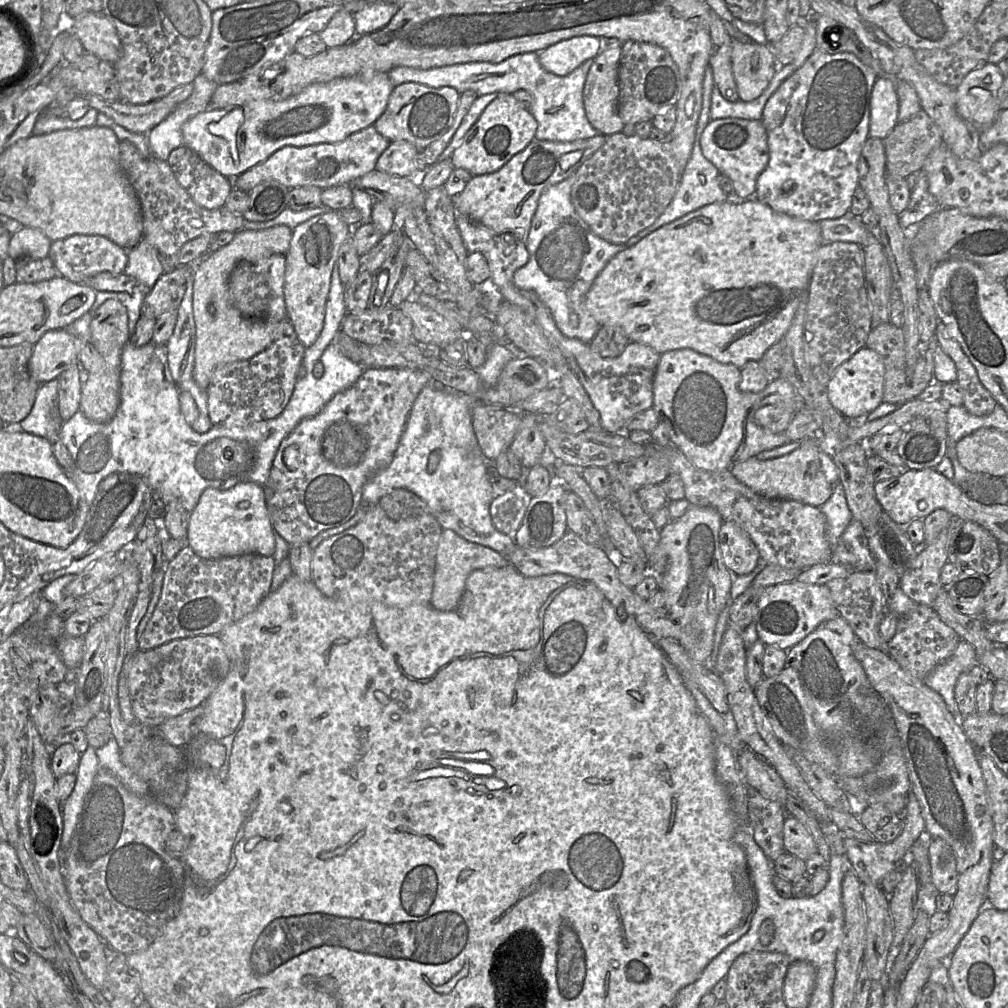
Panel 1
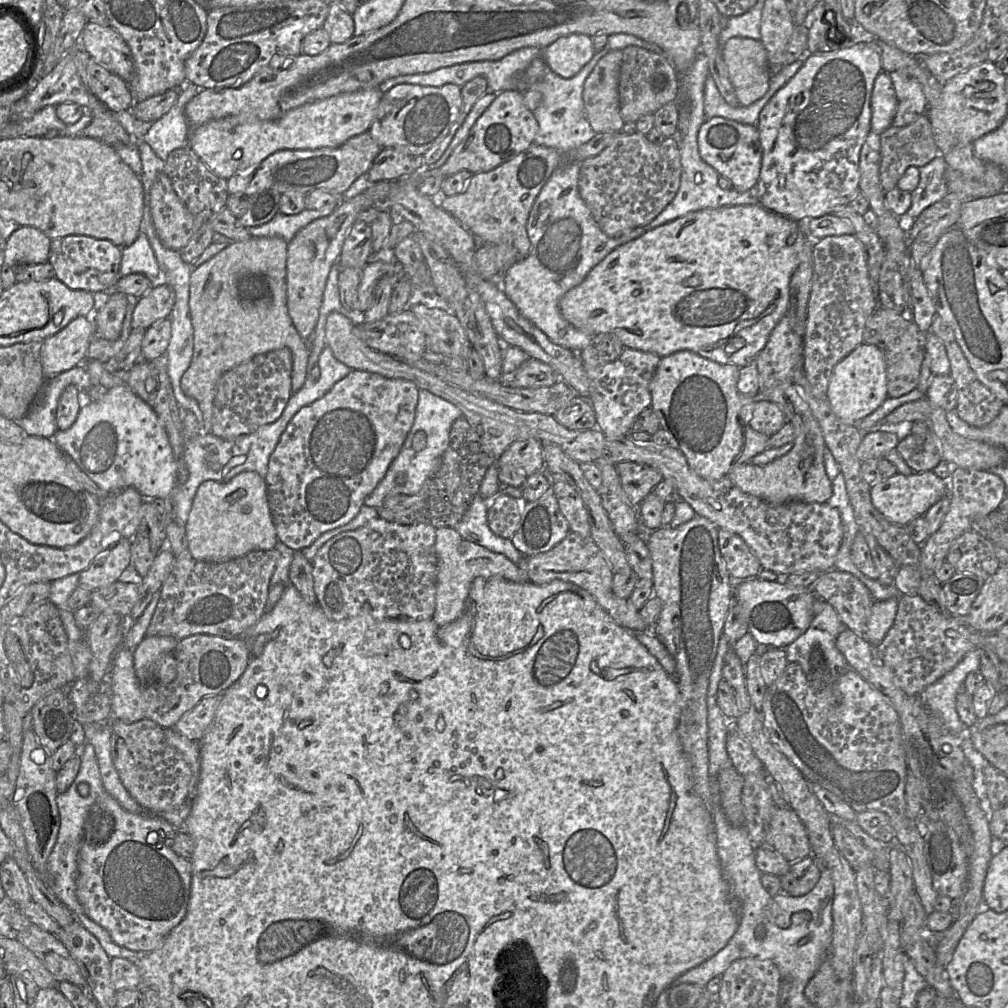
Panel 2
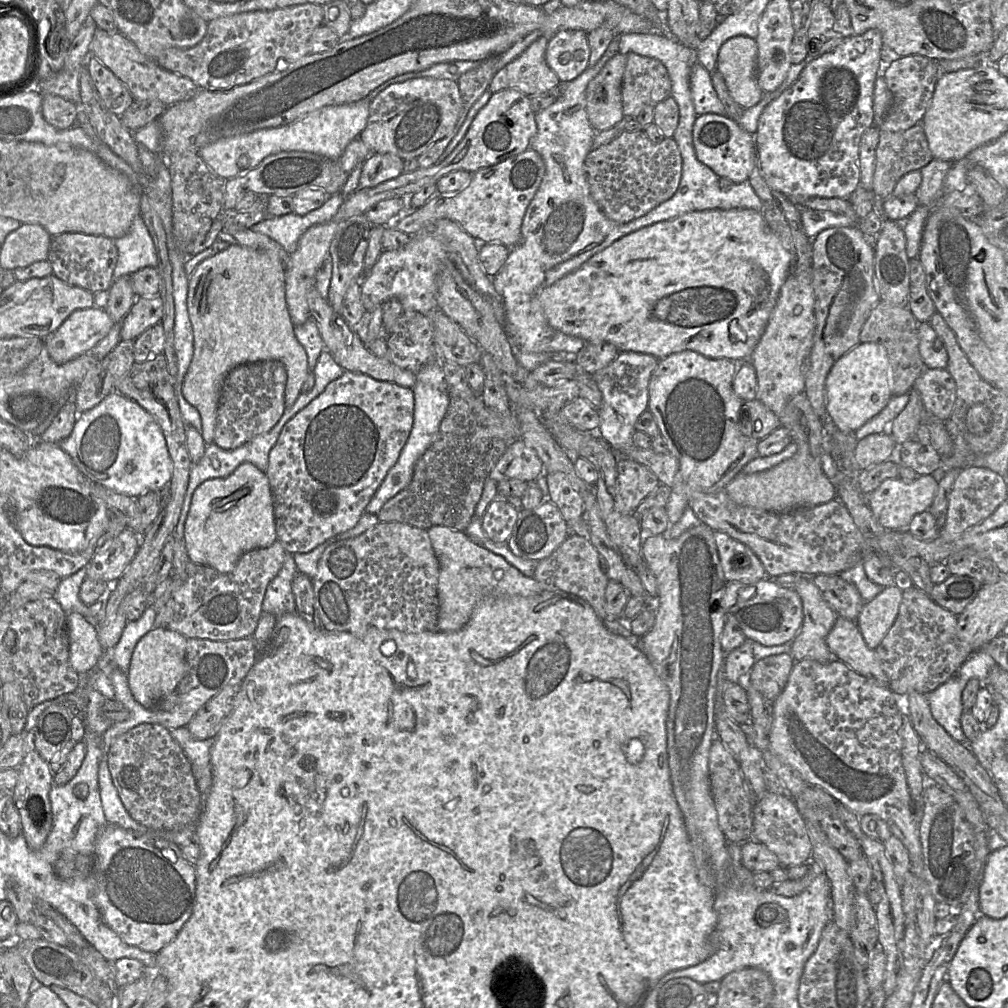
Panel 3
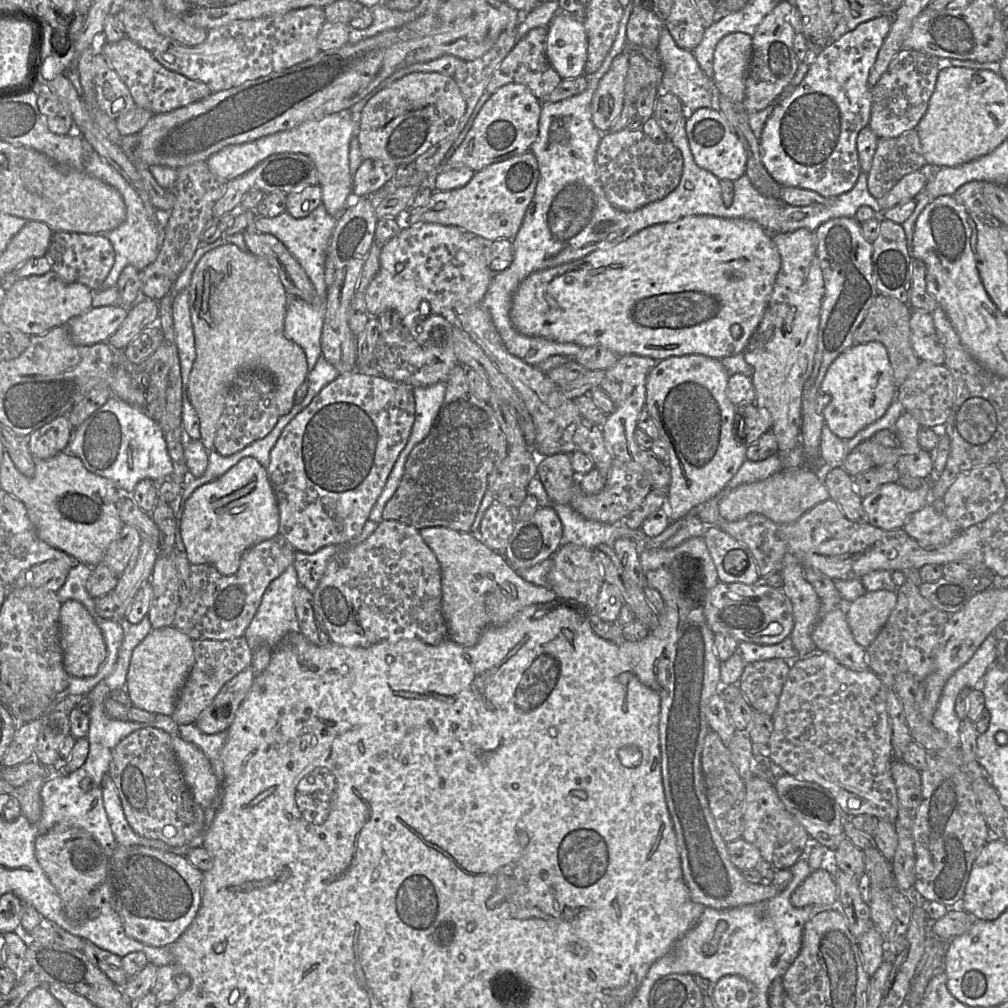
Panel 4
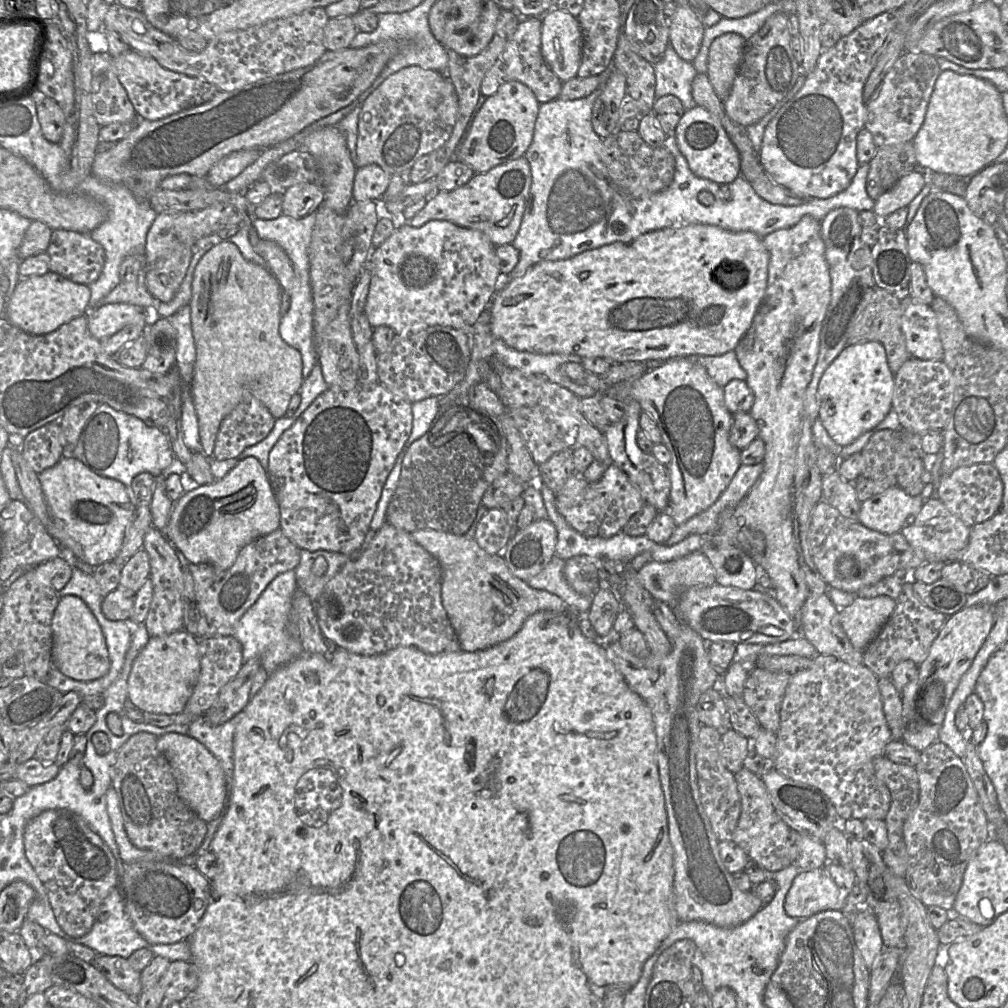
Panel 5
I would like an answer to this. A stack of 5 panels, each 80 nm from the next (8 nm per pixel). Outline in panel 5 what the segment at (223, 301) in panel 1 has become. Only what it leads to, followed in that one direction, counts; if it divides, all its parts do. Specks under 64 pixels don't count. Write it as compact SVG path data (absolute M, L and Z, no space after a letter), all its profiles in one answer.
M229 241L212 247L194 270L189 306L196 361L190 392L198 417L202 452L208 458L212 457L222 420L242 398L256 397L278 419L285 416L291 398L300 390L304 381L301 354L288 345L279 333L282 292L278 280L266 266L246 260L238 247Z

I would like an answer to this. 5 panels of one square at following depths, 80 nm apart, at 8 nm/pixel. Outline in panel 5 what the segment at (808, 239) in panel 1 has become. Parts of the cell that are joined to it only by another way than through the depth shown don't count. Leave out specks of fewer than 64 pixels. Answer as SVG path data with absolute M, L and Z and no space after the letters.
M688 224L645 233L631 242L614 242L582 252L565 260L541 261L519 278L501 283L490 305L493 336L518 351L539 354L575 354L581 358L600 357L613 363L628 361L668 361L686 356L719 356L734 351L749 330L767 288L769 253L762 238L753 232L728 231L707 224Z

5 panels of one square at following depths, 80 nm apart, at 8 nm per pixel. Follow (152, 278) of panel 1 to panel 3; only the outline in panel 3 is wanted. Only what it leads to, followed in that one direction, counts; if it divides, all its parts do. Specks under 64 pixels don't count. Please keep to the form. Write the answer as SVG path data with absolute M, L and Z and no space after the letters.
M141 214L133 220L128 233L115 239L114 244L118 249L114 280L130 276L145 267L158 266L157 249Z

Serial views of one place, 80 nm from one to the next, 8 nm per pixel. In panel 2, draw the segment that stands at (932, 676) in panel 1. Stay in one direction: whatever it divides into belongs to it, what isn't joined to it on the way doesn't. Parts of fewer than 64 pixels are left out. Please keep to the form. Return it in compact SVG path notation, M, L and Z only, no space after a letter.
M979 650L968 652L947 674L927 686L920 697L924 705L954 734L966 737L966 728L956 709L959 691L964 688L967 675L979 671L981 655Z

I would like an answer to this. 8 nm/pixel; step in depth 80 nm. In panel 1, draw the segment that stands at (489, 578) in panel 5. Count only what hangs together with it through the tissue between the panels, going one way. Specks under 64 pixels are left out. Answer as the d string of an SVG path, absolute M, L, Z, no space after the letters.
M443 530L437 546L434 586L430 605L436 610L454 610L464 593L467 577L471 572L486 568L503 568L509 565L507 558L491 548L469 542L453 530Z

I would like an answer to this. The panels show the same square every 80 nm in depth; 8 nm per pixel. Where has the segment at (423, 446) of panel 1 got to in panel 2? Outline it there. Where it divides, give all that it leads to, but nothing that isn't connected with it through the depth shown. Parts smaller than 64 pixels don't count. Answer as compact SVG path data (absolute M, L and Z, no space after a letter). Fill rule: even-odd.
M420 389L414 421L403 445L394 461L390 464L384 478L365 499L364 505L378 508L388 497L398 494L416 494L437 469L442 455L449 446L451 426L461 416L463 416L461 410L451 402L436 396L428 390ZM418 432L425 434L426 444L420 451L415 451L413 440ZM478 494L468 507L462 520L455 527L453 527L453 529L455 529L463 537L463 539L483 546L492 552L503 554L513 563L520 565L525 557L515 548L511 539L497 536L488 525L487 515L490 503L491 501L484 500Z

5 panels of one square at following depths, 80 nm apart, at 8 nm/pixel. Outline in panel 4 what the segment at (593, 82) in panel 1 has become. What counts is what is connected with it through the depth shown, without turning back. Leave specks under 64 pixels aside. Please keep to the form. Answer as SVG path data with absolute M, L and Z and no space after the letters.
M623 51L613 59L592 97L592 122L603 134L609 132L625 104L628 57L629 52Z

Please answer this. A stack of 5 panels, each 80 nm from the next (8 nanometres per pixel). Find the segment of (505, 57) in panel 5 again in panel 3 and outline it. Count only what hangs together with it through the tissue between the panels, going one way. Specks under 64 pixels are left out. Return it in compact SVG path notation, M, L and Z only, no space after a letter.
M541 35L520 56L499 69L488 91L514 88L530 97L555 88L560 81L546 62L548 40Z

